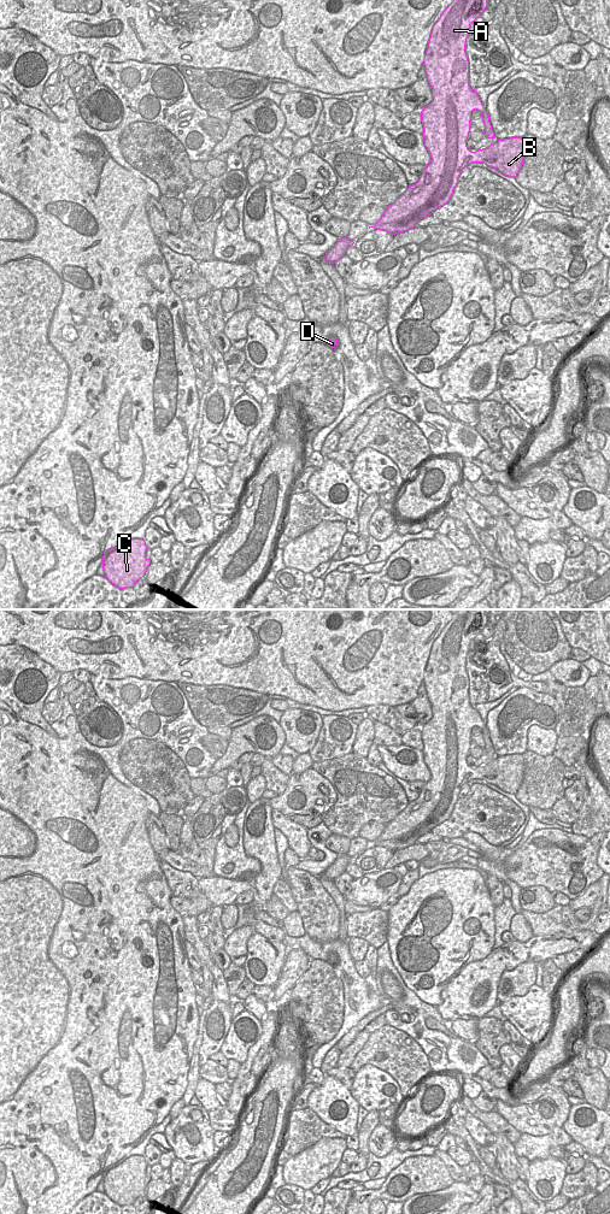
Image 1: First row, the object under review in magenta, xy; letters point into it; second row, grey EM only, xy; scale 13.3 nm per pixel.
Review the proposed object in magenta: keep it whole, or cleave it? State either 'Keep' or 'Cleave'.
Keep

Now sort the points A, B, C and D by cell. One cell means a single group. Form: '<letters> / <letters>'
A B C D

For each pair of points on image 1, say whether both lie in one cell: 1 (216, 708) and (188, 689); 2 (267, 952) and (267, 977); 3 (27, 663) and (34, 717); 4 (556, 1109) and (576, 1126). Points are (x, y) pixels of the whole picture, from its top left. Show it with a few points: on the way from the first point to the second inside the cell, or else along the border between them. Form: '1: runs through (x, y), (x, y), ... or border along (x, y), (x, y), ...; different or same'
1: runs through (209, 705), (195, 695); same
2: runs through (267, 958), (268, 971); same
3: runs through (15, 676), (12, 694), (23, 705); same
4: border along (572, 1106), (562, 1127); different

